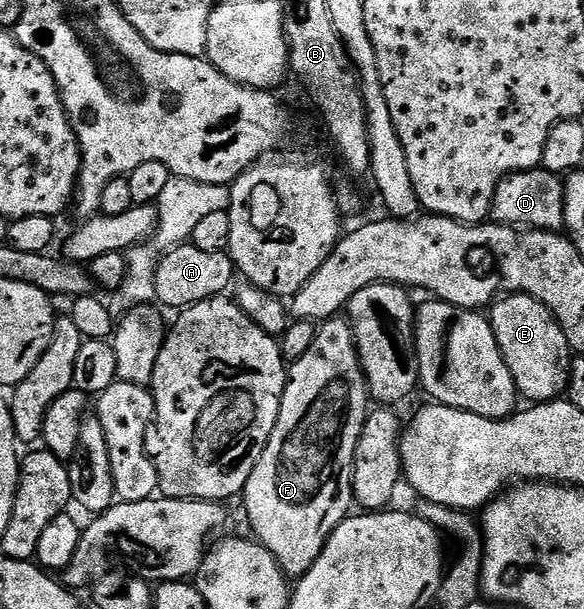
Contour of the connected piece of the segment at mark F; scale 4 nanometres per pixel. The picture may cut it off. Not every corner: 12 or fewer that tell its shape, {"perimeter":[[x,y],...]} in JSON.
{"perimeter":[[346,318],[288,368],[240,500],[301,578],[351,515],[366,375]]}

